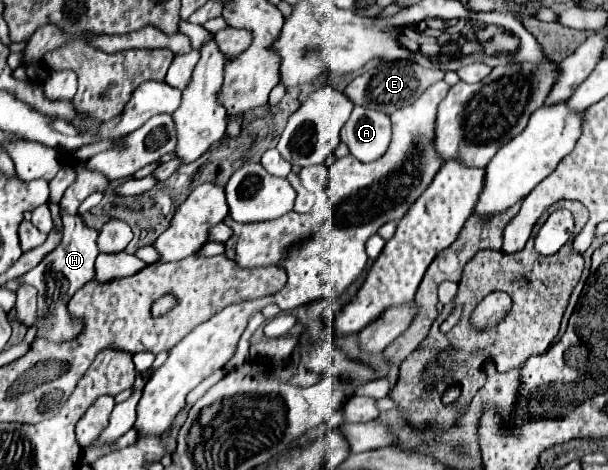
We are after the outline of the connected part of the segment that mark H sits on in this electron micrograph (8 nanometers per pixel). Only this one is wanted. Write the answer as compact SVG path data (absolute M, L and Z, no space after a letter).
M61 214L62 224L65 220L65 232L59 242L59 246L47 254L43 258L43 262L33 268L31 272L27 272L25 276L21 276L21 280L25 284L31 284L37 288L37 318L33 322L33 326L37 328L37 338L45 338L49 342L69 342L73 338L77 338L81 334L81 330L85 328L83 318L73 318L67 310L67 302L69 298L73 298L73 294L77 290L81 290L81 286L85 286L87 282L91 282L95 278L95 258L99 254L97 248L97 230L87 228L81 218L77 216L69 216L69 214Z

